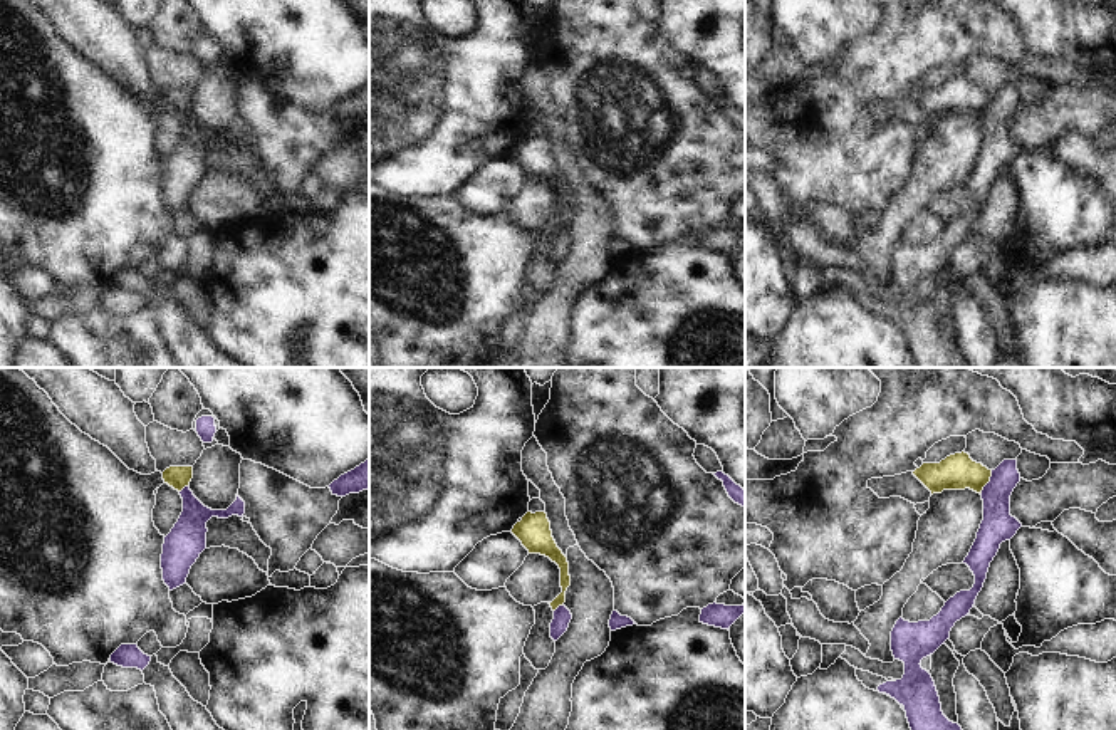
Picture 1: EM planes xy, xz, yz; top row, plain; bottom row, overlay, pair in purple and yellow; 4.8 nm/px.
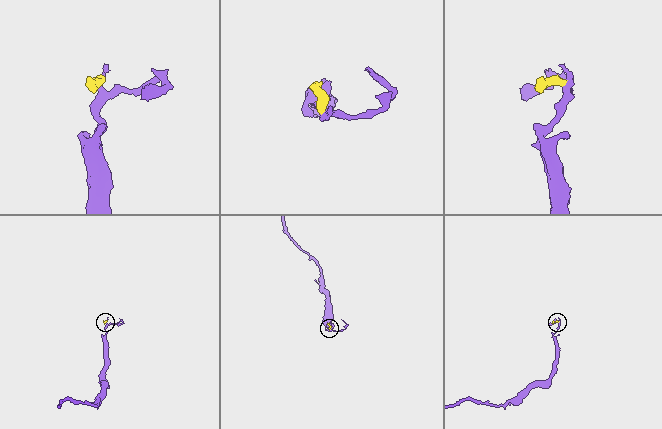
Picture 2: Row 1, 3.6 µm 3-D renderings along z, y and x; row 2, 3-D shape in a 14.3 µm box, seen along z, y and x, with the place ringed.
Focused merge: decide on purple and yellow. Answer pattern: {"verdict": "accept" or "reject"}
{"verdict": "reject"}

